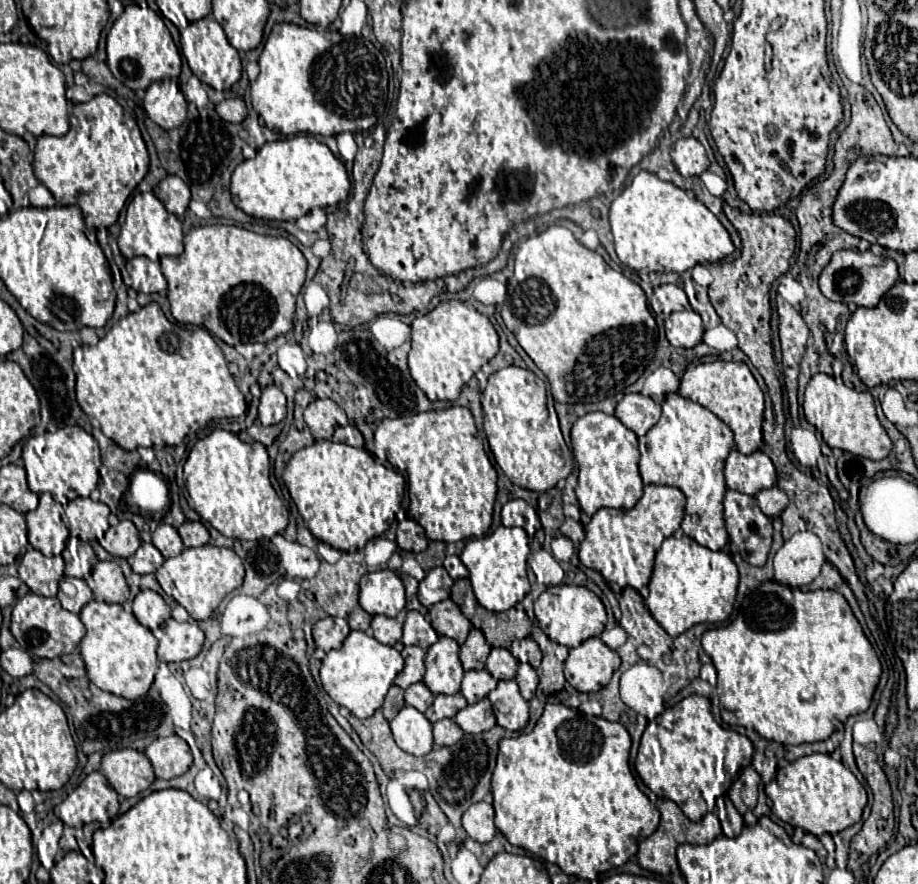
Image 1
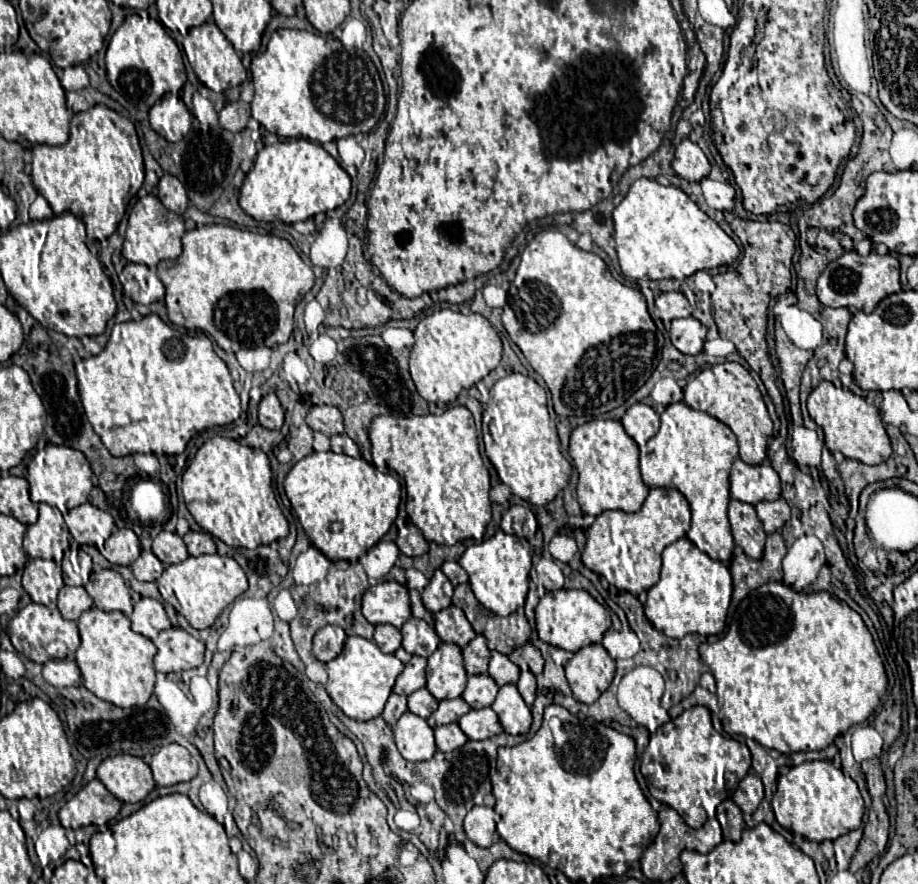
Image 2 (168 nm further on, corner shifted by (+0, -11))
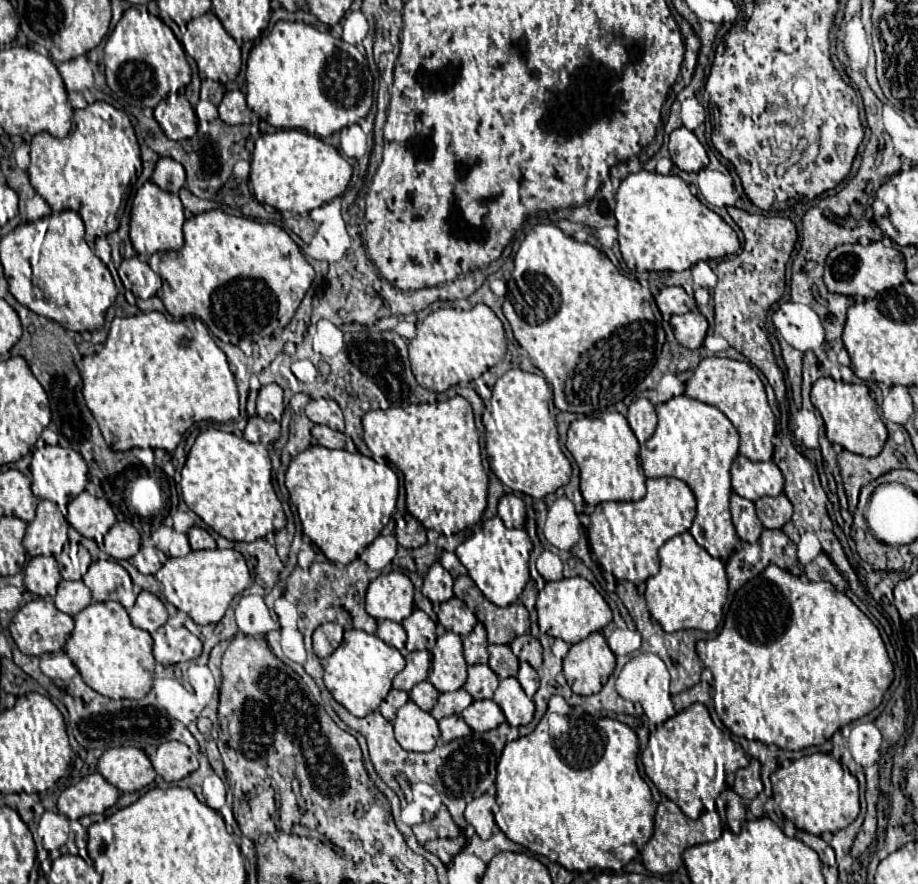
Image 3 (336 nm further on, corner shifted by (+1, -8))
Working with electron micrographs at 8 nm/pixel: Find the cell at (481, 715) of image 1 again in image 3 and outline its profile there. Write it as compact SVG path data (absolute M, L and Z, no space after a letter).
M483 699L483 701L473 701L463 711L463 719L473 731L483 733L483 731L491 731L497 725L501 725L505 721L505 715L501 713L501 709L495 701Z

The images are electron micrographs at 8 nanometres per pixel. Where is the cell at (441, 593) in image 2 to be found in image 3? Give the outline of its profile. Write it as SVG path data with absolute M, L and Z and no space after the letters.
M441 563L431 565L431 569L423 581L423 595L433 605L445 603L453 597L453 577L445 567L441 567Z

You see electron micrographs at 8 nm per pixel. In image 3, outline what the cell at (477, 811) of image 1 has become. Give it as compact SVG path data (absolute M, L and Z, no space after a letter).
M485 793L479 799L473 799L465 809L465 821L475 827L481 839L489 839L493 833L493 827L495 827L493 809L491 809L493 805L495 805L495 797Z

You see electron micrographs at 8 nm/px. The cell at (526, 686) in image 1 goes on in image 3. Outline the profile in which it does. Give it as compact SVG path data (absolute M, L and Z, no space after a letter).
M525 663L519 665L517 681L521 683L521 687L523 687L523 691L527 693L527 697L533 697L535 691L539 689L539 677L537 677L537 671L535 671L531 665L525 665Z

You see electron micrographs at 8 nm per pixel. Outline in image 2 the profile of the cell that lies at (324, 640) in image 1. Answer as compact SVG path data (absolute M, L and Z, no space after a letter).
M324 626L314 636L314 656L320 662L328 662L336 658L346 642L346 634L340 626Z

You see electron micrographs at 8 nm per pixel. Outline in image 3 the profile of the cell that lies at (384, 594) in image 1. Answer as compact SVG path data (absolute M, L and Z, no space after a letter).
M391 571L391 573L379 575L377 579L371 581L371 585L367 589L365 609L377 621L389 619L389 621L401 623L405 617L409 617L409 613L413 613L413 583L409 581L407 575L403 575L399 571Z

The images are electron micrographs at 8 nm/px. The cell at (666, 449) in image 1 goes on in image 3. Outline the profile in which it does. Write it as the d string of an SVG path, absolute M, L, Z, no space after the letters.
M687 395L671 397L655 411L659 417L657 429L641 447L643 471L647 477L675 477L691 487L697 499L697 515L689 531L711 557L725 561L739 541L729 513L729 467L739 453L739 433L717 407Z

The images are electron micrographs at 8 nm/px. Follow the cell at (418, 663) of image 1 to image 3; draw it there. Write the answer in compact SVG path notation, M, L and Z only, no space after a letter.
M411 651L407 655L407 665L403 671L399 671L393 679L393 689L401 691L411 691L413 685L421 683L427 679L429 673L429 653L427 651Z

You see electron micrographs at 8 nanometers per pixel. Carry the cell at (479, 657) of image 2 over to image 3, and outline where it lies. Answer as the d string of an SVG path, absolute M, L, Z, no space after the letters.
M477 623L473 627L473 631L463 639L463 647L465 647L465 661L467 661L467 665L487 663L487 659L489 659L487 633L485 633L485 627L481 623Z

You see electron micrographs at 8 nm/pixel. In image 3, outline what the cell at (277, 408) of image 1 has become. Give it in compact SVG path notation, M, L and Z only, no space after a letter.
M275 383L265 385L257 397L257 415L263 417L265 421L281 421L285 409L283 396L284 393L279 385Z

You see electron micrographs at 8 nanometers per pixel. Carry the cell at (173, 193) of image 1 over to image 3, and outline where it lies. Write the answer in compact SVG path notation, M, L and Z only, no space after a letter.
M163 157L163 159L159 159L151 181L155 185L159 185L163 191L177 195L179 189L185 185L185 171L177 161Z

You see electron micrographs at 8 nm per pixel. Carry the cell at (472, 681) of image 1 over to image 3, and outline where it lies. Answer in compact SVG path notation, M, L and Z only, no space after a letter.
M471 665L469 677L465 681L465 691L475 699L491 699L499 685L499 677L489 669L489 665Z

